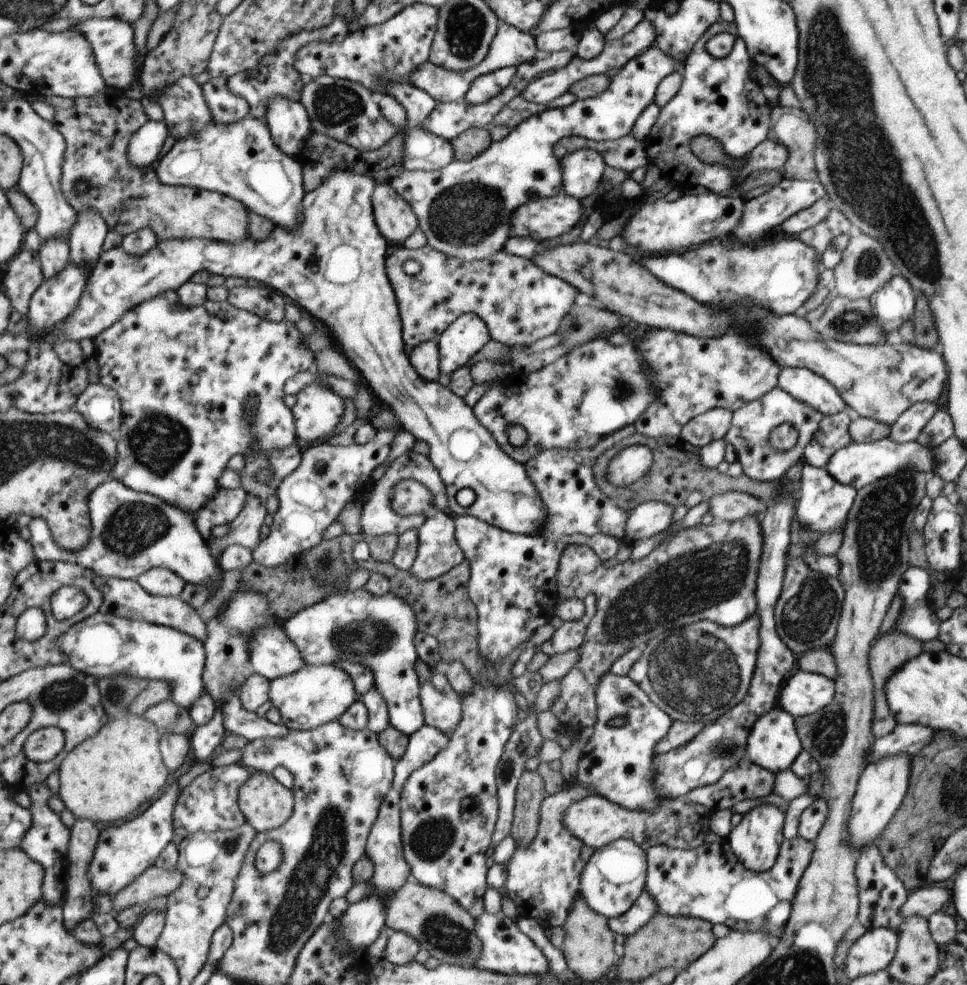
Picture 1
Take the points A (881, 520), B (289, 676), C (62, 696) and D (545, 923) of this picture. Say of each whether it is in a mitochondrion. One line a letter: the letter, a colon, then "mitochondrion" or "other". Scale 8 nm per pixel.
A: mitochondrion
B: other
C: mitochondrion
D: other

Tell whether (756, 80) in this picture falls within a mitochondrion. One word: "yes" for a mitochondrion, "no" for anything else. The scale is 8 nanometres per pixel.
no

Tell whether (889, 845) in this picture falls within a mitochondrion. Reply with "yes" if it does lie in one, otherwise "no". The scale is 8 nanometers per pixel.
no

